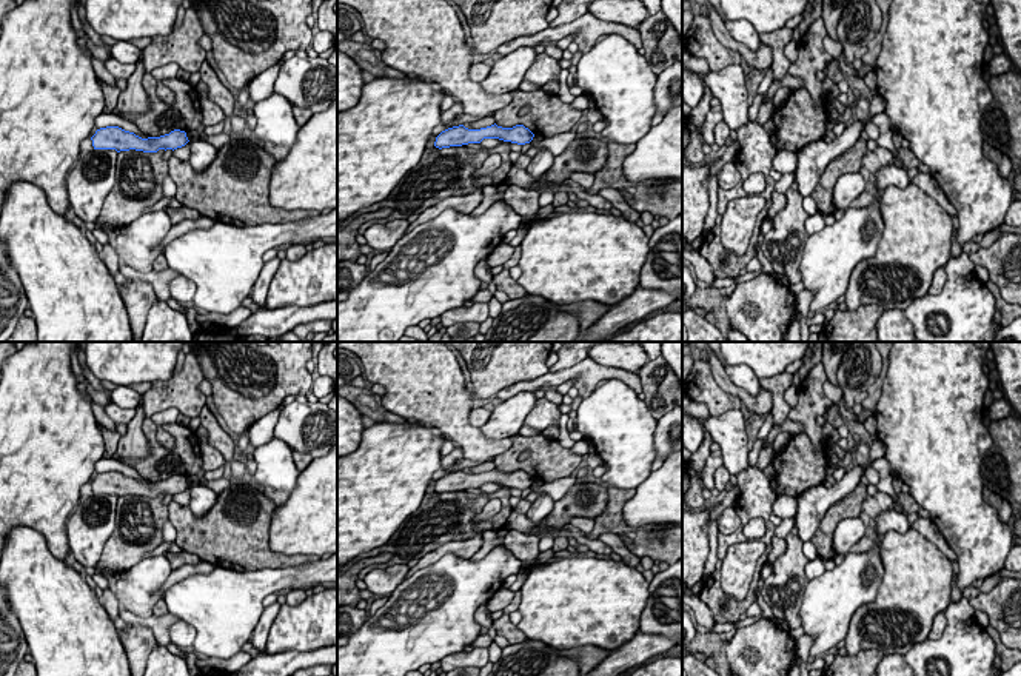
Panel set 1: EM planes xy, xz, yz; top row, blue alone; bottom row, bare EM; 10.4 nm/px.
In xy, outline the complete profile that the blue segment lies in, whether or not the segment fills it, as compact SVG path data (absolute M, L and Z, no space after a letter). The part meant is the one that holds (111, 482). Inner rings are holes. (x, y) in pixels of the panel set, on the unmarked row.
M106 471L95 476L91 482L94 494L115 494L120 496L143 496L157 497L159 494L177 494L185 491L189 485L185 476L174 474L160 482L142 484L134 477L125 476L119 471Z

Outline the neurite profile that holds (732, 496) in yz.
M728 485L727 488L727 494L725 497L721 500L721 504L718 505L718 508L710 514L710 520L718 520L718 517L721 516L721 513L727 508L727 507L735 507L738 499L739 499L739 494L741 494L741 490L738 485Z

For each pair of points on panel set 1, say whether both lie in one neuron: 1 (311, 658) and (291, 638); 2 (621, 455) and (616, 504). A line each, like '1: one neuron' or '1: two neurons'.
1: two neurons
2: two neurons

